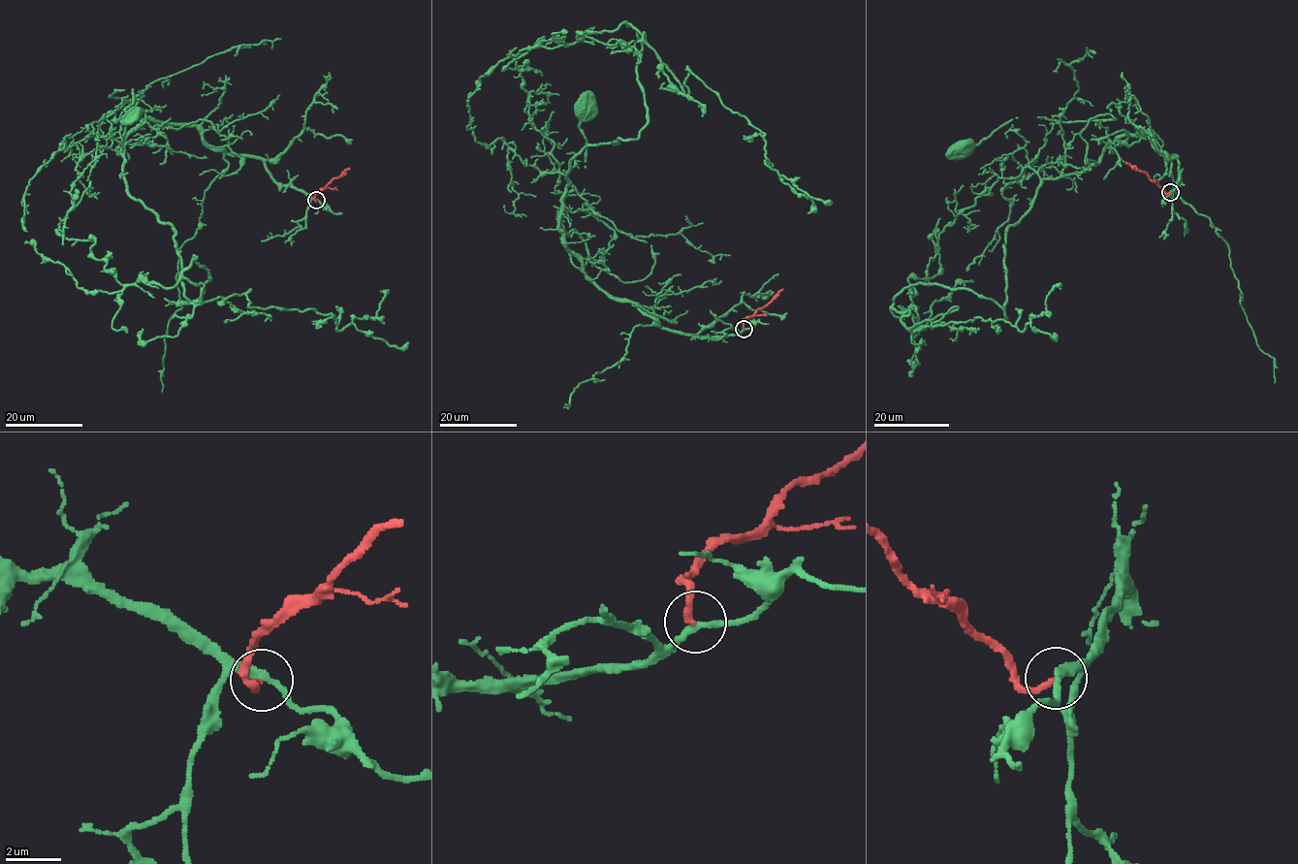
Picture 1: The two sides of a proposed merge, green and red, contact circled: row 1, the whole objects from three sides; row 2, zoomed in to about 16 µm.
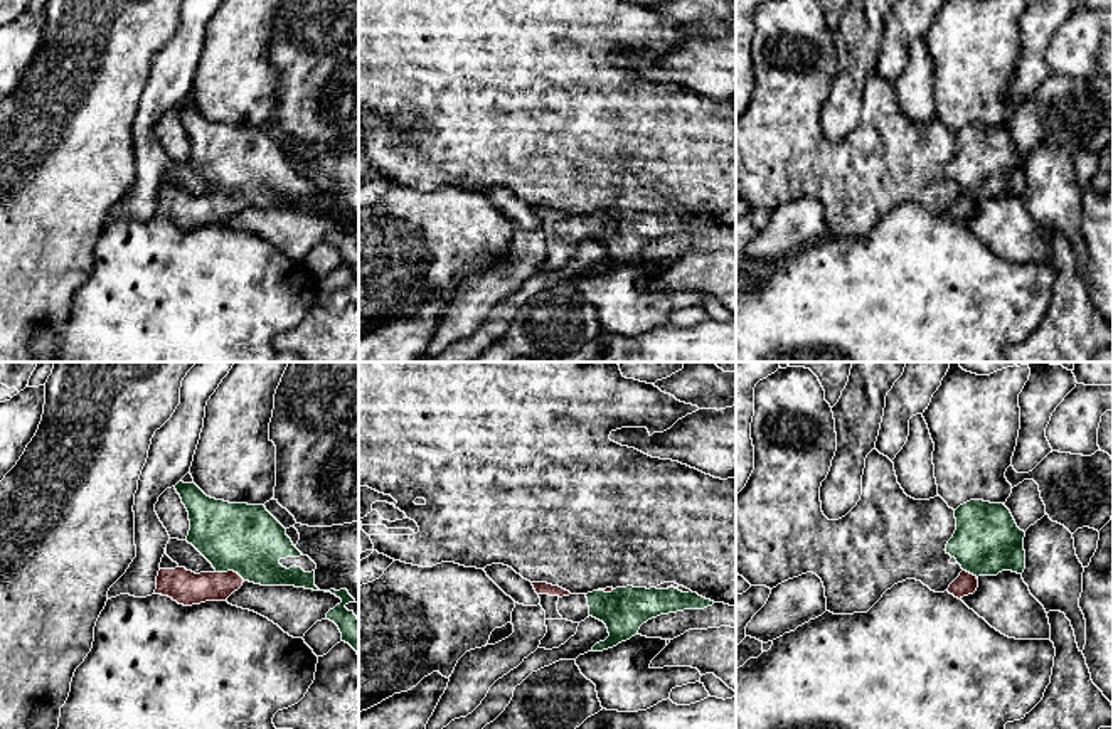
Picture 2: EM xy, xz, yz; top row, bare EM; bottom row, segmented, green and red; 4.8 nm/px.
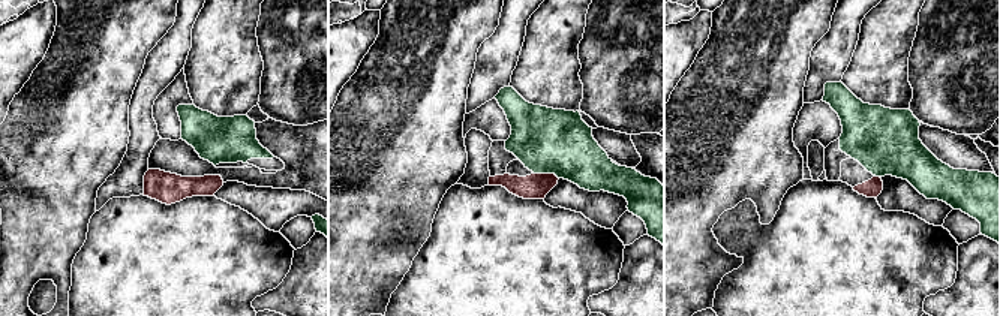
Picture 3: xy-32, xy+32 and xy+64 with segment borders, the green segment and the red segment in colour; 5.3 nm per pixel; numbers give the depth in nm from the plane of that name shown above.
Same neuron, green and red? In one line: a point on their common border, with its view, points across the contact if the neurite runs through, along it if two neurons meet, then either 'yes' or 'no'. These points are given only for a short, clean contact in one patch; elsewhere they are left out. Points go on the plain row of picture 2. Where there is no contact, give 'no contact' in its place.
contact xy (231, 192); way xy (246, 162), (231, 192), (214, 209), (187, 211); yes

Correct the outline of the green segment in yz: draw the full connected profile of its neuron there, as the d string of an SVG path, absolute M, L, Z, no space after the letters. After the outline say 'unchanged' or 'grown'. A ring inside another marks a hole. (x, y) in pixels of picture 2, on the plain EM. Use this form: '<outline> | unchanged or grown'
M970 123L955 133L956 153L946 167L946 177L961 189L960 199L950 207L948 216L955 221L973 217L978 210L978 199L997 199L1002 194L1022 197L1025 192L1024 160L1004 126Z | grown

